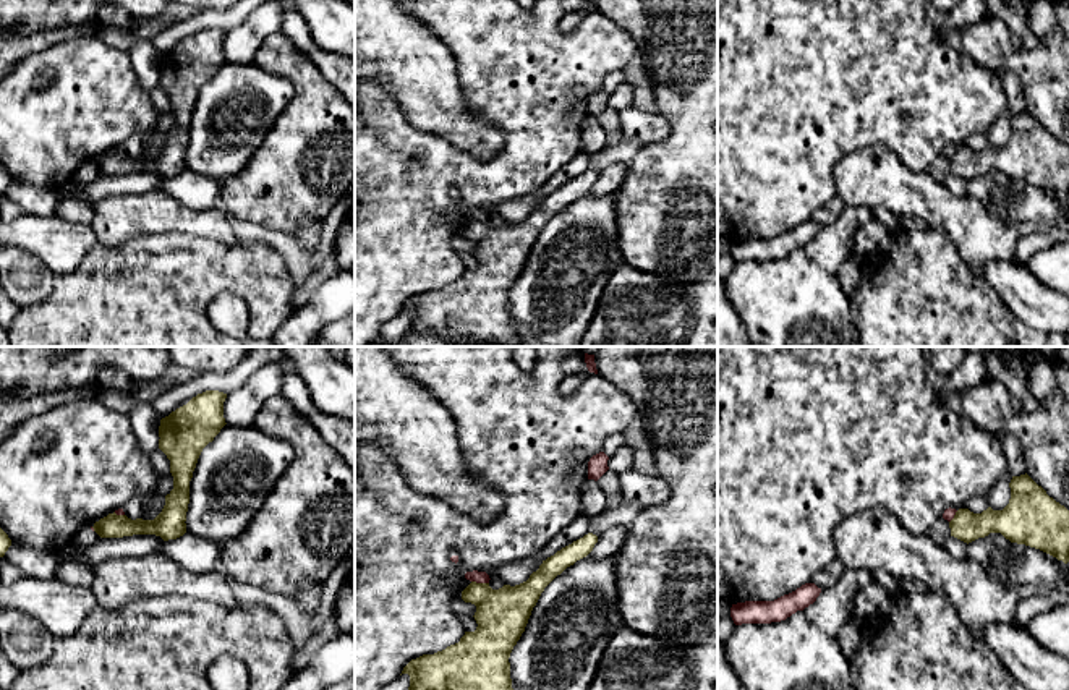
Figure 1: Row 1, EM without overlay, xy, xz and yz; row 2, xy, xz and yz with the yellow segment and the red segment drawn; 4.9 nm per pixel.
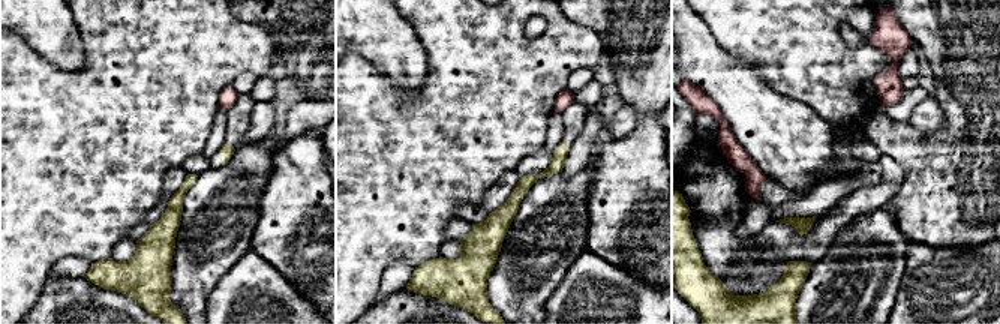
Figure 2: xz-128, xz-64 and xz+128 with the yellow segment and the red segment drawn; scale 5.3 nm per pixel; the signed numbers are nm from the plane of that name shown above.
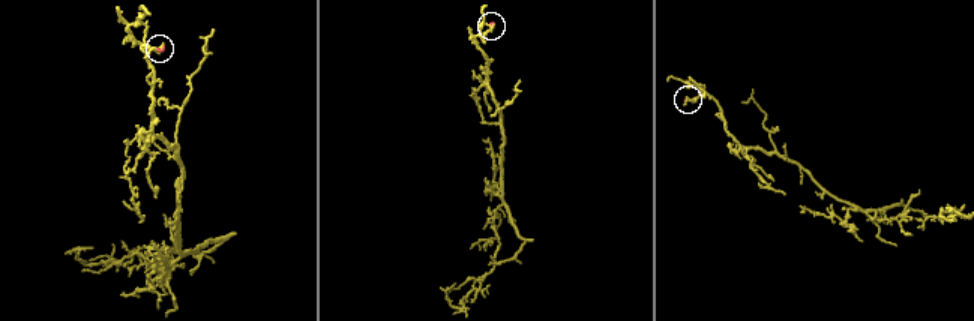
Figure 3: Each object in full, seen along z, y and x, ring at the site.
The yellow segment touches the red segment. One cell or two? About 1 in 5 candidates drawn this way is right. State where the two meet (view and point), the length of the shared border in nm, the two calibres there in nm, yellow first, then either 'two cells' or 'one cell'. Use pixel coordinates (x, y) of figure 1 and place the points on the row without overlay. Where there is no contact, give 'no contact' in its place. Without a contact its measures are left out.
contact xz (480, 221); length 90 nm; calibres 260 and 60 nm; two cells

